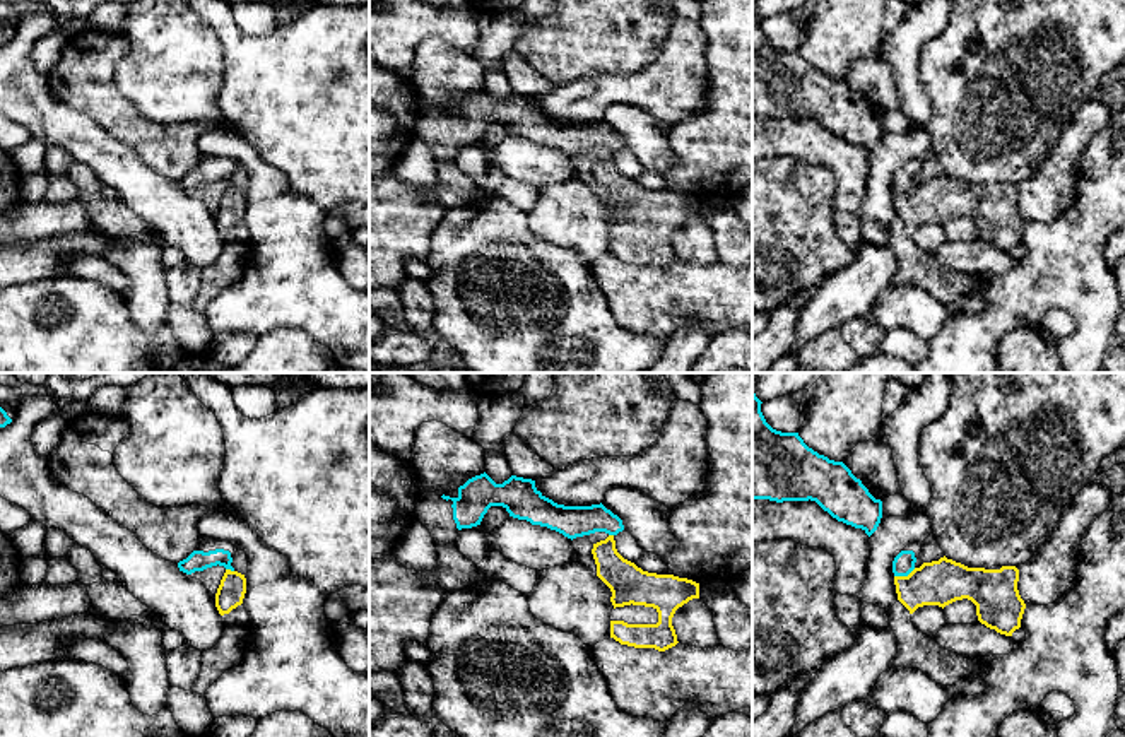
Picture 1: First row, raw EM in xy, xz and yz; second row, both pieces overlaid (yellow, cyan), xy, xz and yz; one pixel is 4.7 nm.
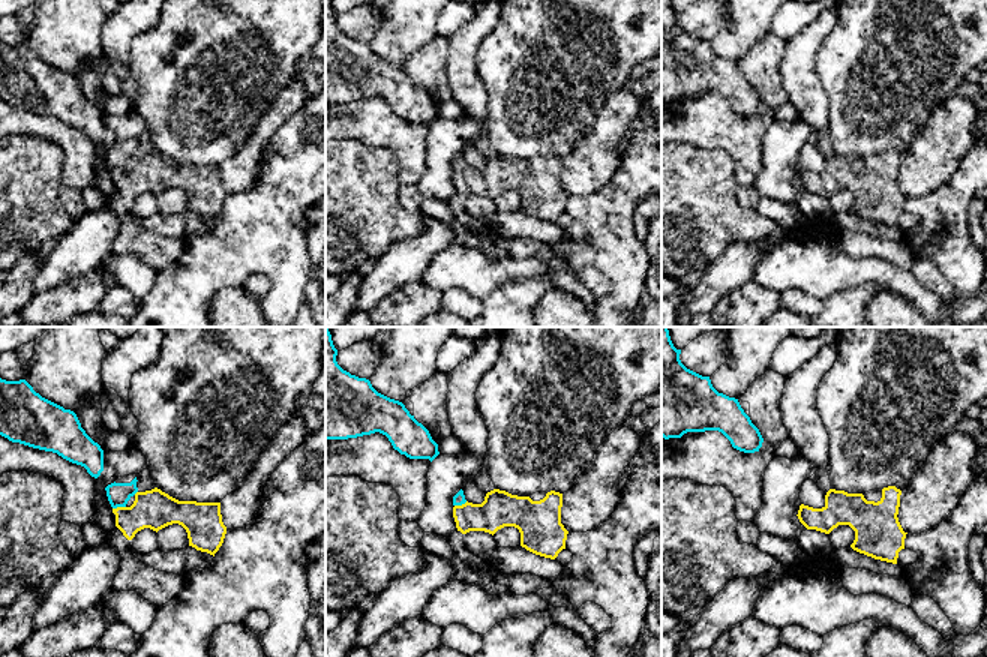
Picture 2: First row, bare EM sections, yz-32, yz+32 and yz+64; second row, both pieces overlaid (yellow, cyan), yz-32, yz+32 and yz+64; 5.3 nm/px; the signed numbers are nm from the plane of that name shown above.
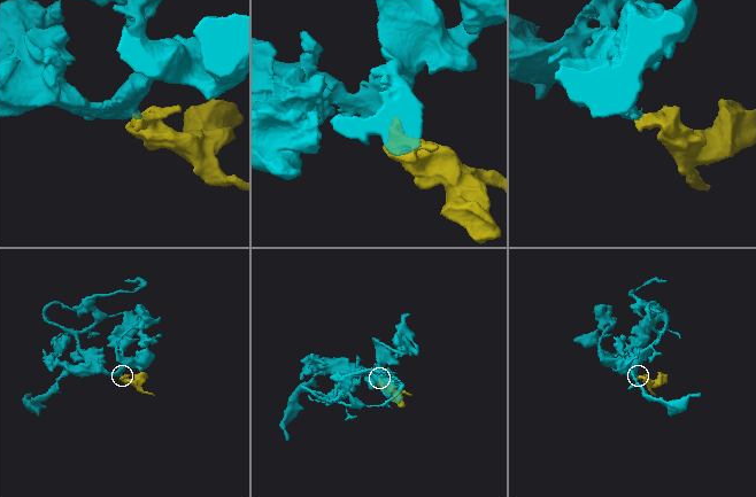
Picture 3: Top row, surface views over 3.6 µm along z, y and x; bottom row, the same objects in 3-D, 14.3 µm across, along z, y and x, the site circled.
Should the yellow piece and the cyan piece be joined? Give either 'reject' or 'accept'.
accept

